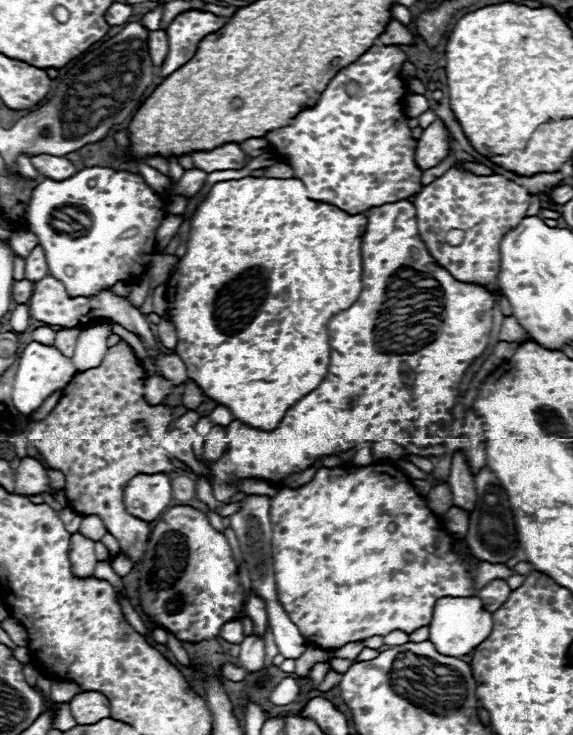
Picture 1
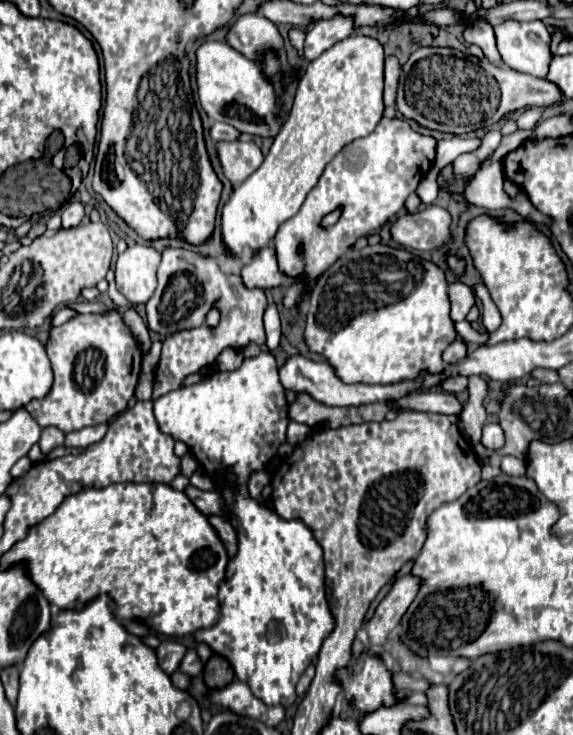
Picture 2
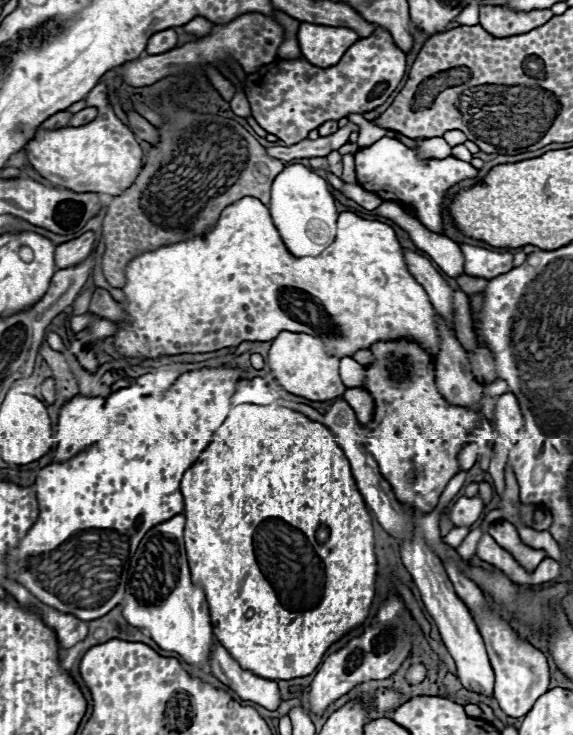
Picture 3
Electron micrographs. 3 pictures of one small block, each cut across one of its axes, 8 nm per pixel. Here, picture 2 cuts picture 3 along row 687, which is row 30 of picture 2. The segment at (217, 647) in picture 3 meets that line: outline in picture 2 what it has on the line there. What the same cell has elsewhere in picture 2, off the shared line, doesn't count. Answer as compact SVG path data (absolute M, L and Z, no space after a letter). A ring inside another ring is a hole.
M258 12L238 16L226 34L226 42L254 62L258 62L260 52L268 48L274 48L278 54L282 54L282 36L276 24Z

